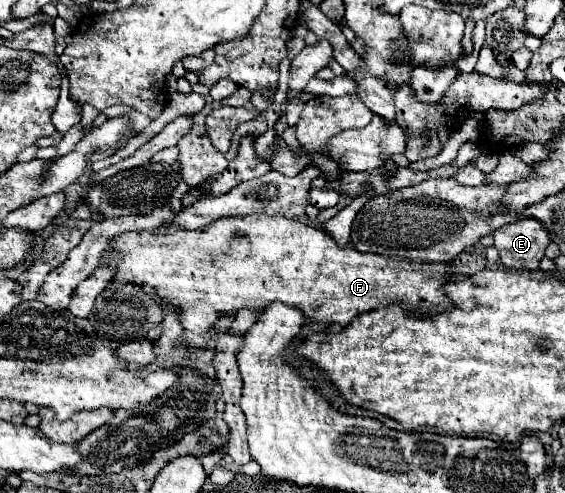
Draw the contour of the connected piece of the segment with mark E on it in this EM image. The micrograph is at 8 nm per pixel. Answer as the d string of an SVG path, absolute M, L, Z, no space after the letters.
M533 218L501 226L493 236L501 262L509 268L537 270L549 244L549 234L543 230L541 222Z

